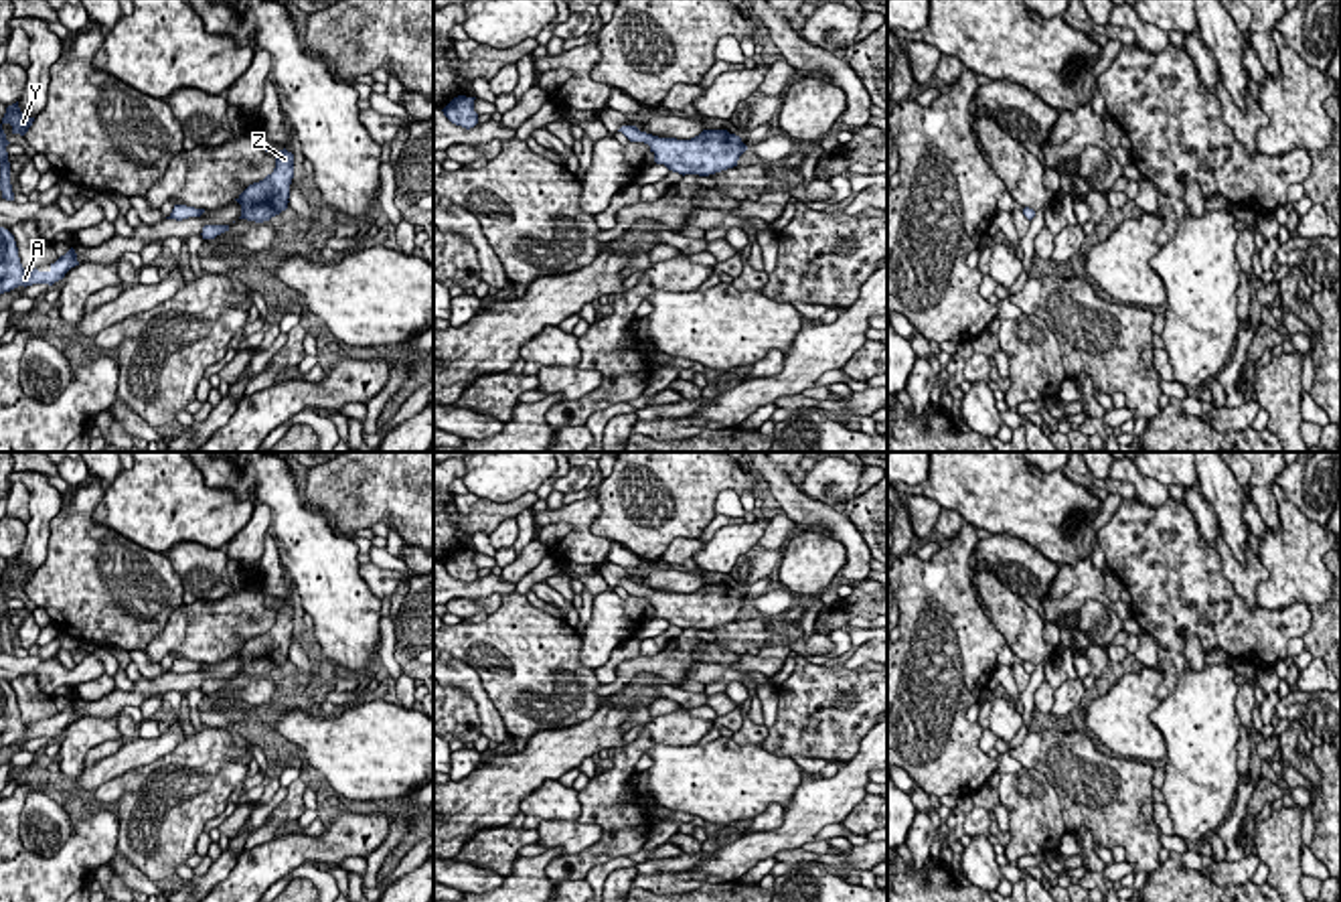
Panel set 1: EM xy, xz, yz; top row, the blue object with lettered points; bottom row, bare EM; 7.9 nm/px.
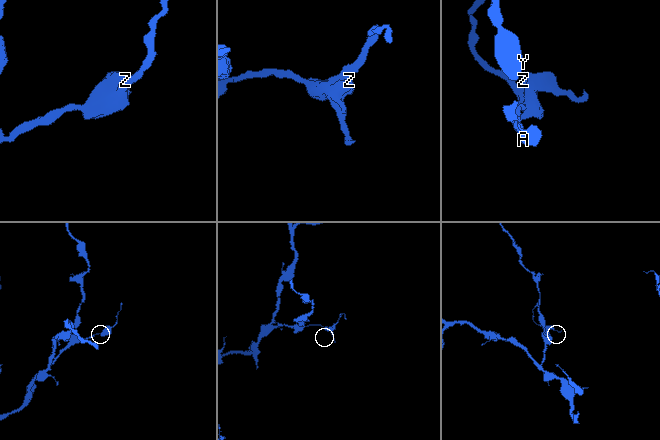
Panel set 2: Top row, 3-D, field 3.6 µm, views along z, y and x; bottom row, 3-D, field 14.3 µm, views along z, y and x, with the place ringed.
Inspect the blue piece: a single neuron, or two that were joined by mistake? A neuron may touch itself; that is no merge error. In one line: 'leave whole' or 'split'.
leave whole

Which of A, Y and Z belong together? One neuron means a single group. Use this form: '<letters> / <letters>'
A Y Z

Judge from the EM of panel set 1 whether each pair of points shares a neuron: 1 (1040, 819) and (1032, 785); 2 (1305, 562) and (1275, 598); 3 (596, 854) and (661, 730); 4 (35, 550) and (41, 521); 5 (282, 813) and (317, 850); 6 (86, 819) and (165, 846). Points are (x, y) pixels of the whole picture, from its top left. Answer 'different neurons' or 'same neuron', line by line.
1: same neuron
2: same neuron
3: same neuron
4: same neuron
5: different neurons
6: different neurons

